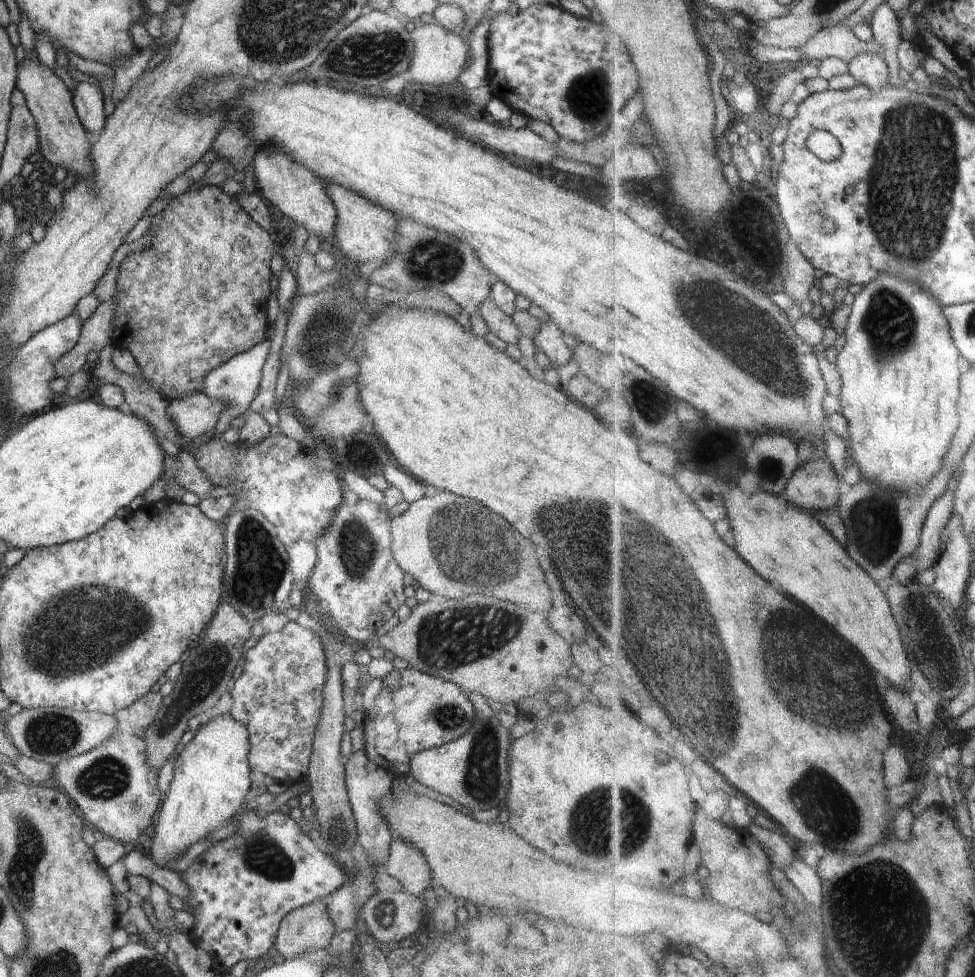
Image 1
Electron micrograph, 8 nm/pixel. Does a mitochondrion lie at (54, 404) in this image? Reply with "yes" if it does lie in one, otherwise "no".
no

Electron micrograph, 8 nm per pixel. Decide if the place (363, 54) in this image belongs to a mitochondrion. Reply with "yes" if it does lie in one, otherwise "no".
yes

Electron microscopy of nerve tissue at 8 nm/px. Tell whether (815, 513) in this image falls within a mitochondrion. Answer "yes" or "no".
no

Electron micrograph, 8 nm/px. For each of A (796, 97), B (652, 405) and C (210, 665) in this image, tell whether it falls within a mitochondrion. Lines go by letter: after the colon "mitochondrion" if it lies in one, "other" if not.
A: other
B: mitochondrion
C: mitochondrion

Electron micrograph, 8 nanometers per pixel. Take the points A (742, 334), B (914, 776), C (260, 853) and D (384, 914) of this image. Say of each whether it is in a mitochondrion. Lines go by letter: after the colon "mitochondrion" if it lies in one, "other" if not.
A: mitochondrion
B: other
C: mitochondrion
D: mitochondrion

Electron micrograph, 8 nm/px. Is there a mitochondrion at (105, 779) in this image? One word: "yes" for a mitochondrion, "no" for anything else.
yes

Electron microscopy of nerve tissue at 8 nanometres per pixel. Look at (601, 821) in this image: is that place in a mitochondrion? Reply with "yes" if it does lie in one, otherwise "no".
yes

